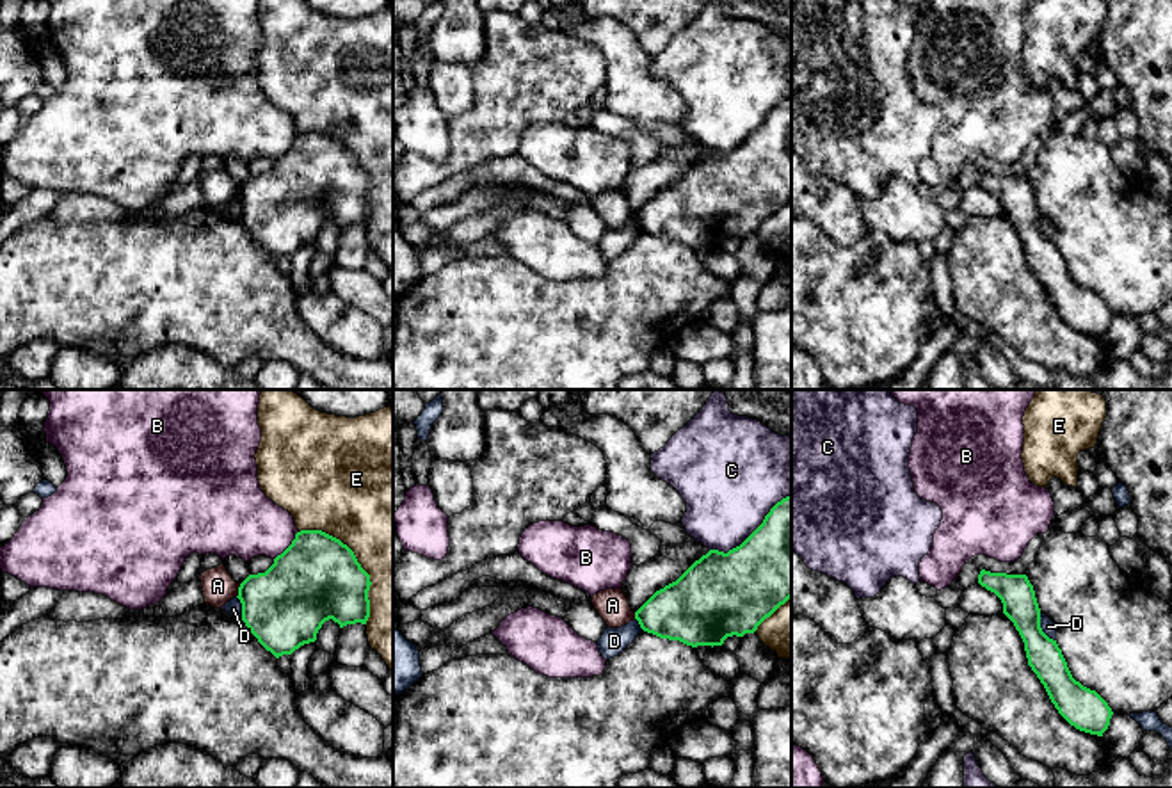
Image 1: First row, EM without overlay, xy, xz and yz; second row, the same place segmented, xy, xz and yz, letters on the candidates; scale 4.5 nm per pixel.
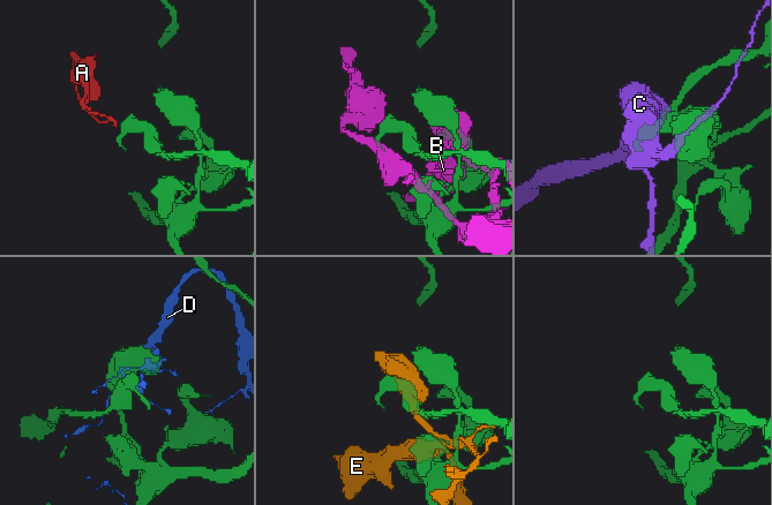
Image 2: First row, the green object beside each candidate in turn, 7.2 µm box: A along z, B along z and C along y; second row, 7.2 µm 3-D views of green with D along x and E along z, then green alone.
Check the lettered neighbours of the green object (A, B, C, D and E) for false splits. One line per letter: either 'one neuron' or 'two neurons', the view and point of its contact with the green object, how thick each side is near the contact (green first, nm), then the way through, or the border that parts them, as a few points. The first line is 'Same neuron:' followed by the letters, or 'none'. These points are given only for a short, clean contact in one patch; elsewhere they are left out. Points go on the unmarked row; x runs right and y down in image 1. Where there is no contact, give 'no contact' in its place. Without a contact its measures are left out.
Same neuron: none
A: two neurons; meets green in xy at (239, 192); 360 nm thick on the green side, 150 nm on the other; border along xy (240, 185), (235, 198)
B: two neurons; meets green in xy at (290, 146); 380 nm thick on the green side, 320 nm on the other
C: two neurons; meets green in xz at (753, 134); 380 nm thick on the green side, 440 nm on the other
D: two neurons; meets green in yz at (1041, 230); 160 nm thick on the green side, 70 nm on the other
E: two neurons; meets green in xy at (358, 164); 380 nm thick on the green side, 460 nm on the other

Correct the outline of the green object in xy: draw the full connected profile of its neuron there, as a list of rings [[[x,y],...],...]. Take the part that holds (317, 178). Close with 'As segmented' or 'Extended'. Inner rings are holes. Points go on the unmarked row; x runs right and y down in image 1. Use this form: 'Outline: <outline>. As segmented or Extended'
Outline: [[[301,132],[265,174],[249,176],[240,185],[237,199],[242,205],[245,228],[267,253],[279,260],[315,244],[318,231],[329,221],[340,229],[366,226],[370,187],[370,176],[347,146],[322,132]]]. As segmented

